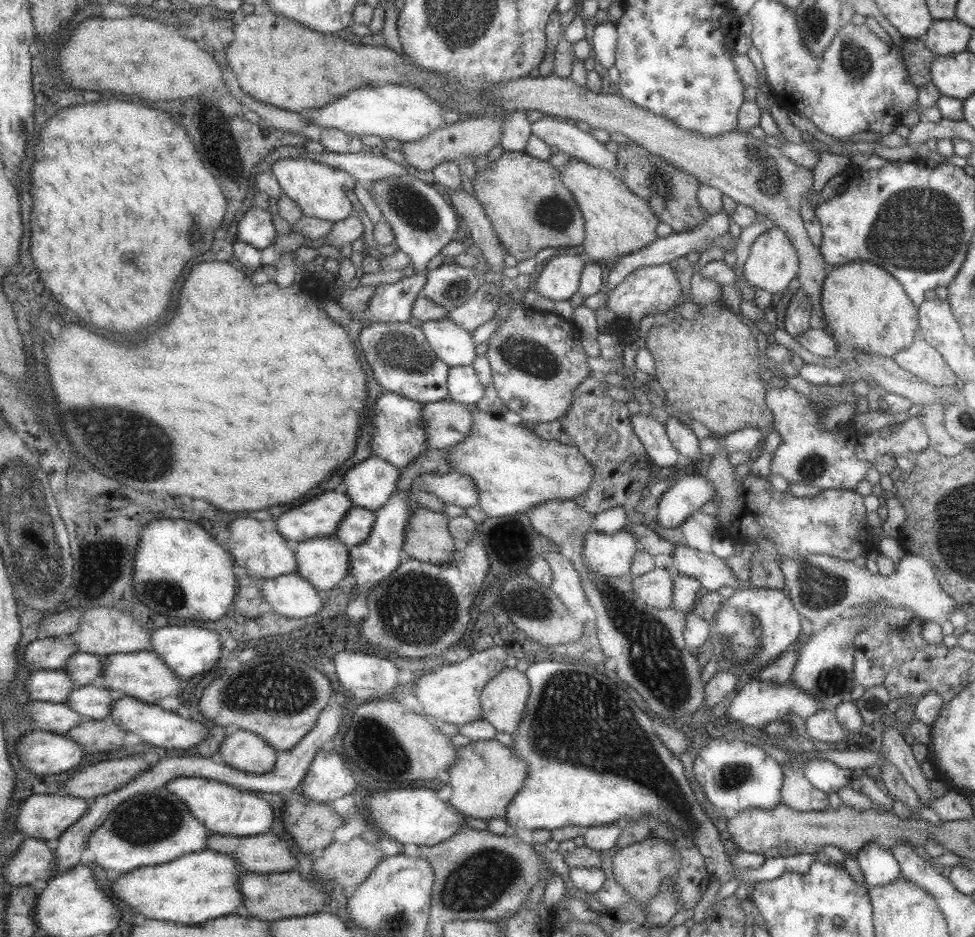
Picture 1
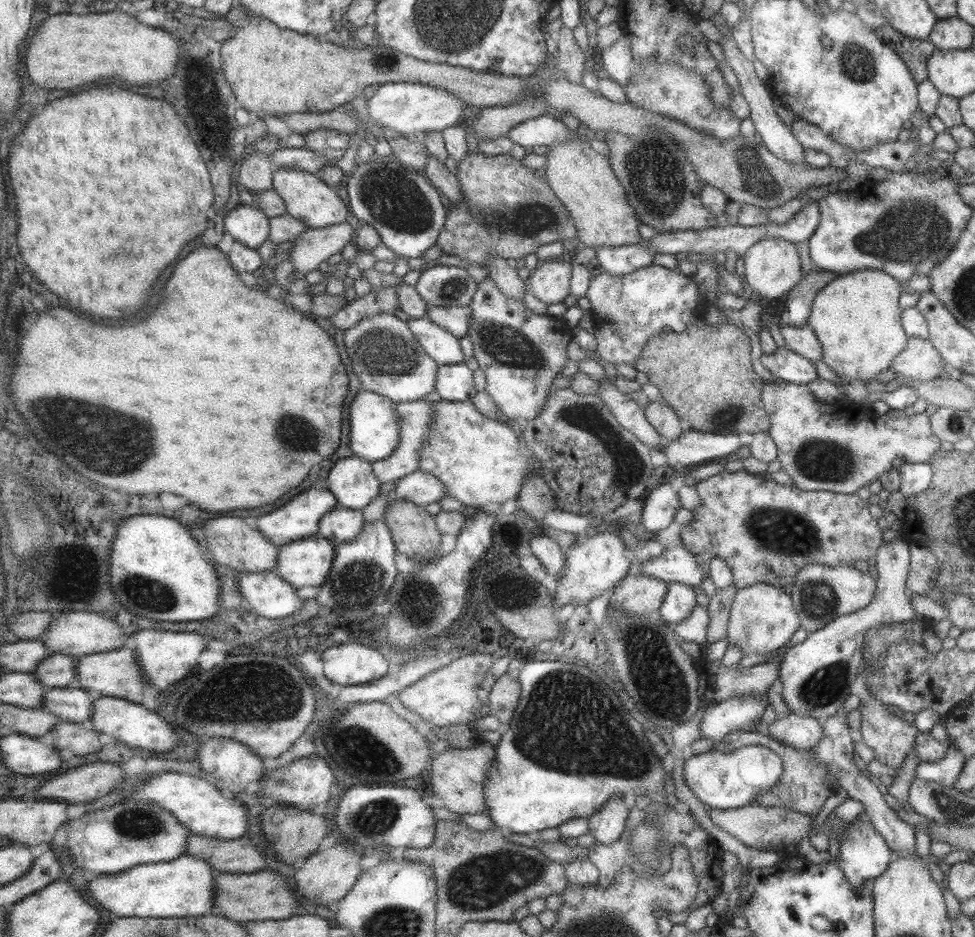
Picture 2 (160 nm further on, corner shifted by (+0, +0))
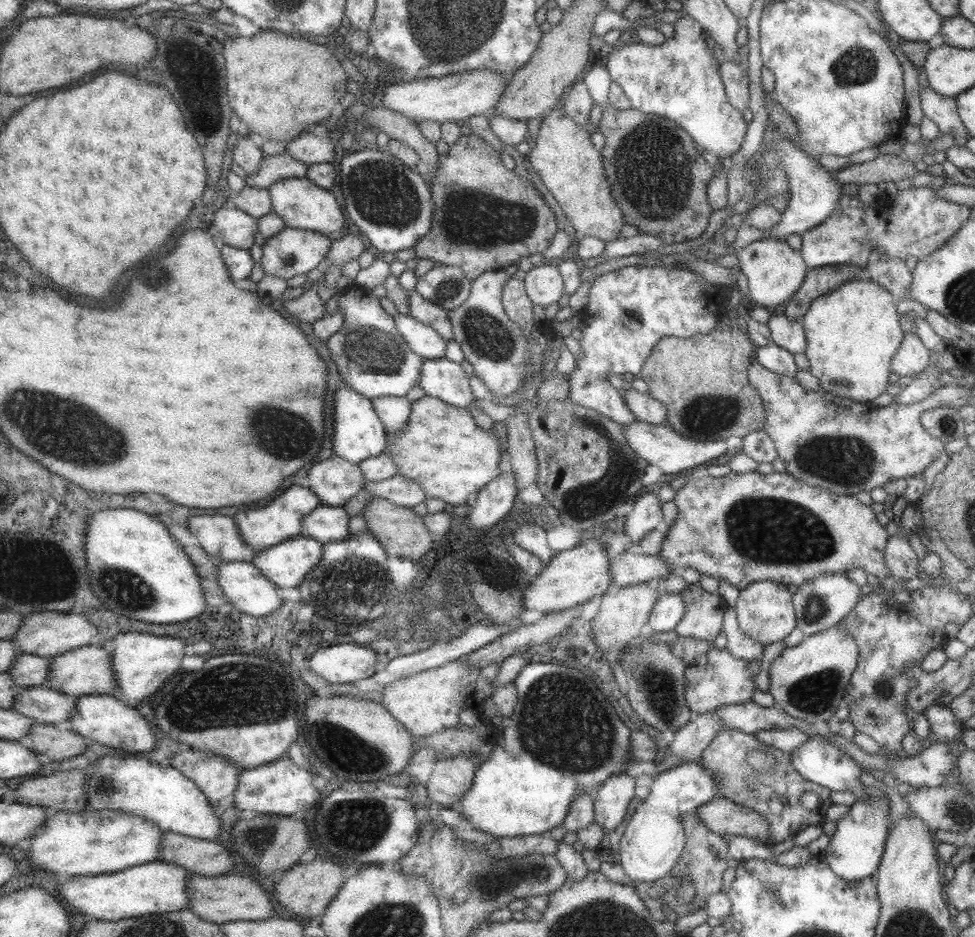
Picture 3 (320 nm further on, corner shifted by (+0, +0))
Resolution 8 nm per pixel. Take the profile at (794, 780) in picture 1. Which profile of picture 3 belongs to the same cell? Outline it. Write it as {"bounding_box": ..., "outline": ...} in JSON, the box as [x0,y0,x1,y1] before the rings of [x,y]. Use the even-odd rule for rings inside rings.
{"bounding_box":[698,727,832,846],"outline":[[[721,727],[707,748],[704,748],[698,761],[698,764],[714,776],[719,797],[754,810],[767,821],[770,839],[766,842],[770,846],[793,838],[807,826],[822,824],[825,821],[825,810],[832,805],[830,790],[805,780],[792,768],[788,755],[785,751],[763,744],[754,734]],[[751,750],[770,754],[774,758],[774,767],[768,771],[753,770],[747,764],[747,755]]]}

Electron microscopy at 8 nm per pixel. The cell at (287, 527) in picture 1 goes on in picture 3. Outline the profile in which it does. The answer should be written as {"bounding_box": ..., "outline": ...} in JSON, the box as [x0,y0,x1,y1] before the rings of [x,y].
{"bounding_box":[231,483,321,552],"outline":[[[304,483],[294,484],[285,489],[283,494],[279,494],[273,502],[263,506],[263,508],[237,512],[237,514],[231,514],[231,517],[235,521],[235,525],[237,525],[241,541],[253,552],[258,552],[260,549],[279,544],[279,542],[299,535],[302,518],[319,505],[321,505],[321,502],[308,486]]]}

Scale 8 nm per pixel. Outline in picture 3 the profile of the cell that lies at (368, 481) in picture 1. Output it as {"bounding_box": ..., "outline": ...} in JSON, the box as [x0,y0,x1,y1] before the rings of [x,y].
{"bounding_box":[304,455,364,507],"outline":[[[336,455],[311,465],[304,480],[321,504],[332,507],[342,506],[364,482],[359,467]]]}

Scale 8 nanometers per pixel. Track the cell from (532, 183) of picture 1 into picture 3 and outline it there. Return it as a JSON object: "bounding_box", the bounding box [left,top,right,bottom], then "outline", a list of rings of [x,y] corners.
{"bounding_box":[413,135,557,281],"outline":[[[462,135],[457,138],[452,145],[448,145],[448,152],[441,154],[438,158],[438,169],[429,178],[429,187],[431,192],[431,199],[433,208],[431,213],[431,220],[429,230],[418,240],[413,246],[413,252],[418,259],[426,258],[432,260],[435,264],[443,263],[445,266],[454,266],[460,268],[468,277],[470,281],[477,278],[483,271],[501,269],[507,264],[513,263],[522,256],[529,256],[530,254],[542,254],[544,250],[551,244],[551,239],[556,233],[557,224],[553,212],[545,203],[544,198],[538,195],[536,188],[531,183],[525,181],[524,178],[518,177],[512,170],[508,170],[501,163],[498,151],[495,151],[491,145],[485,143],[483,139],[473,135]]]}

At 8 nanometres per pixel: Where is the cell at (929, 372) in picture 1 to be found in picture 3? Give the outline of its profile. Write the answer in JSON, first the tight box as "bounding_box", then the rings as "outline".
{"bounding_box":[890,333,930,376],"outline":[[[904,333],[900,345],[891,357],[890,369],[899,376],[921,376],[923,369],[928,366],[930,353],[915,333]]]}

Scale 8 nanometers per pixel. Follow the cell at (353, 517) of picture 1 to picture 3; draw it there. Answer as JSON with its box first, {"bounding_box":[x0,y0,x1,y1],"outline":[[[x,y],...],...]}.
{"bounding_box":[300,504,349,544],"outline":[[[321,504],[302,518],[300,534],[322,544],[341,541],[349,536],[349,518],[341,505],[332,507]]]}

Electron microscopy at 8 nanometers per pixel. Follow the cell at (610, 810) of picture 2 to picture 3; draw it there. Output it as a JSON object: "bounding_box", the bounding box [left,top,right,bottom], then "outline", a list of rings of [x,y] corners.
{"bounding_box":[594,774,635,832],"outline":[[[626,774],[611,775],[599,787],[594,798],[594,821],[605,832],[612,831],[621,820],[626,820],[626,808],[634,797],[635,779]]]}

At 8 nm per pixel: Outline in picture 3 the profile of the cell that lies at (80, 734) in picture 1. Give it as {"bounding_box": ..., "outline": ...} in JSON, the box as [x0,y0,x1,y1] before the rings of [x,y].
{"bounding_box":[25,723,87,763],"outline":[[[35,723],[30,726],[25,742],[38,754],[45,754],[53,760],[66,763],[71,756],[83,754],[87,738],[75,731],[63,731],[53,723]]]}

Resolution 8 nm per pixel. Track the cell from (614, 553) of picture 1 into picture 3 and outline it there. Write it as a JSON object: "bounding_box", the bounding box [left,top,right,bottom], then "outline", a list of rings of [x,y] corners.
{"bounding_box":[522,539,612,613],"outline":[[[590,539],[575,548],[555,552],[546,565],[525,587],[522,608],[548,613],[562,611],[581,604],[593,596],[605,594],[612,585],[608,571],[609,558],[601,540]]]}

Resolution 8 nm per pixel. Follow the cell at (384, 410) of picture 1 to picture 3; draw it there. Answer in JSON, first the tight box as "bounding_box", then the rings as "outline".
{"bounding_box":[331,387,387,465],"outline":[[[348,387],[339,388],[333,394],[333,432],[331,432],[331,451],[333,455],[357,465],[365,458],[375,457],[384,453],[387,446],[386,428],[375,411],[371,400],[364,398]]]}

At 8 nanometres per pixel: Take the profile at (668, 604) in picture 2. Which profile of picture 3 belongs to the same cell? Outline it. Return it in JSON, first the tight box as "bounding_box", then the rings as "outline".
{"bounding_box":[646,592,684,632],"outline":[[[677,592],[662,593],[651,607],[646,632],[674,630],[675,625],[682,619],[683,613],[684,606]]]}

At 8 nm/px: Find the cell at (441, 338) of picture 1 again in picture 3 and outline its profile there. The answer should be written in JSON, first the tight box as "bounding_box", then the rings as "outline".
{"bounding_box":[393,313,447,359],"outline":[[[396,313],[393,315],[393,322],[396,331],[417,356],[423,359],[444,356],[447,341],[443,340],[430,326],[417,322],[409,315]]]}

